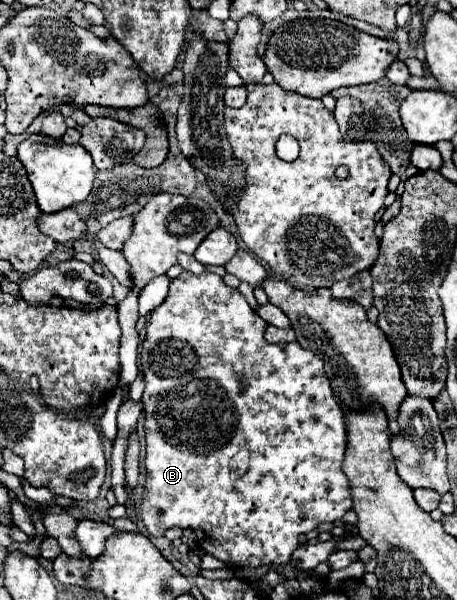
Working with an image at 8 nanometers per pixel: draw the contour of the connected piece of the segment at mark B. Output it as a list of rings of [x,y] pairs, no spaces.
[[[183,271],[177,279],[171,281],[167,299],[153,309],[149,323],[145,327],[145,341],[141,345],[139,365],[145,375],[145,391],[143,391],[143,407],[145,407],[145,439],[147,439],[147,453],[145,453],[145,493],[141,505],[141,519],[147,527],[149,535],[163,537],[169,527],[181,529],[195,529],[199,547],[217,557],[223,563],[235,563],[239,567],[259,567],[269,563],[287,563],[291,553],[299,547],[299,535],[315,529],[319,523],[341,519],[353,505],[351,501],[351,487],[347,475],[343,473],[343,455],[347,449],[347,423],[341,405],[337,403],[335,395],[331,393],[331,385],[327,381],[323,361],[303,349],[297,341],[293,343],[277,343],[271,345],[265,341],[263,333],[267,323],[249,307],[245,297],[223,283],[223,279],[215,273],[201,273],[193,275],[191,271]]]

